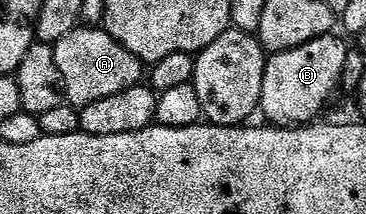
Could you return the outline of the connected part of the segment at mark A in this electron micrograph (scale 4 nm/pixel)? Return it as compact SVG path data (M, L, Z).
M78 26L71 33L65 34L53 47L57 58L57 70L61 70L63 79L63 95L74 108L84 108L89 106L89 102L109 98L109 94L121 94L121 90L129 90L144 79L143 61L137 59L129 50L125 50L125 46L121 46L121 42L114 40L102 27Z

